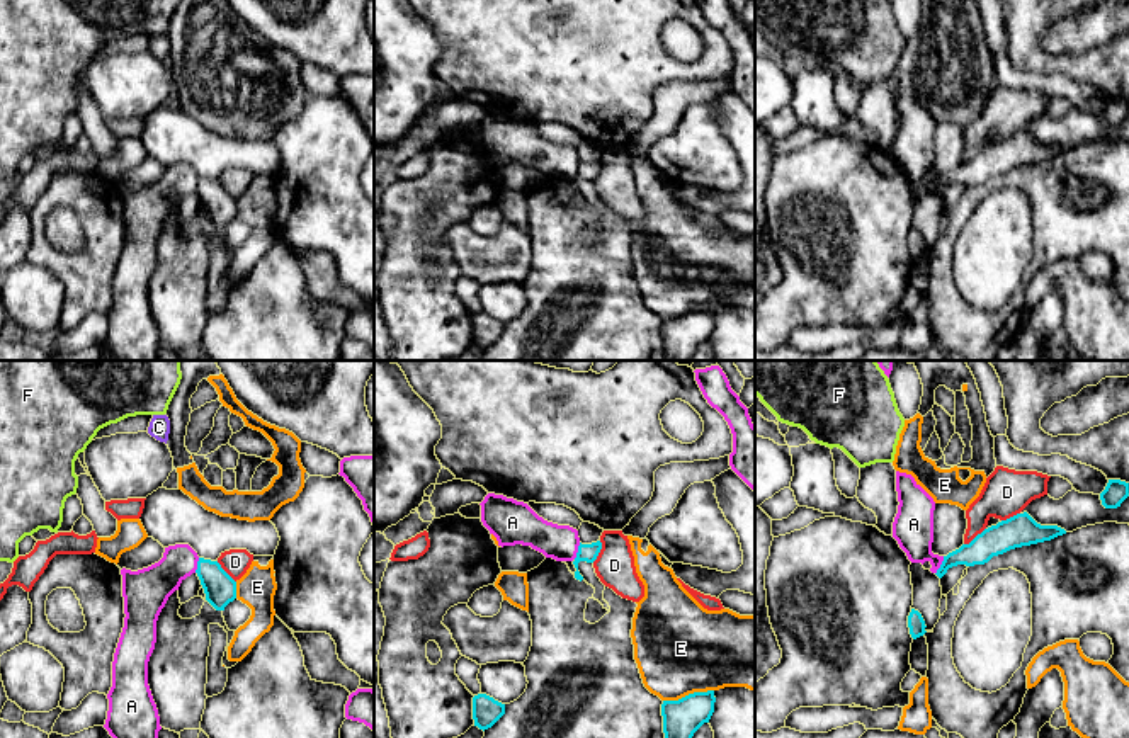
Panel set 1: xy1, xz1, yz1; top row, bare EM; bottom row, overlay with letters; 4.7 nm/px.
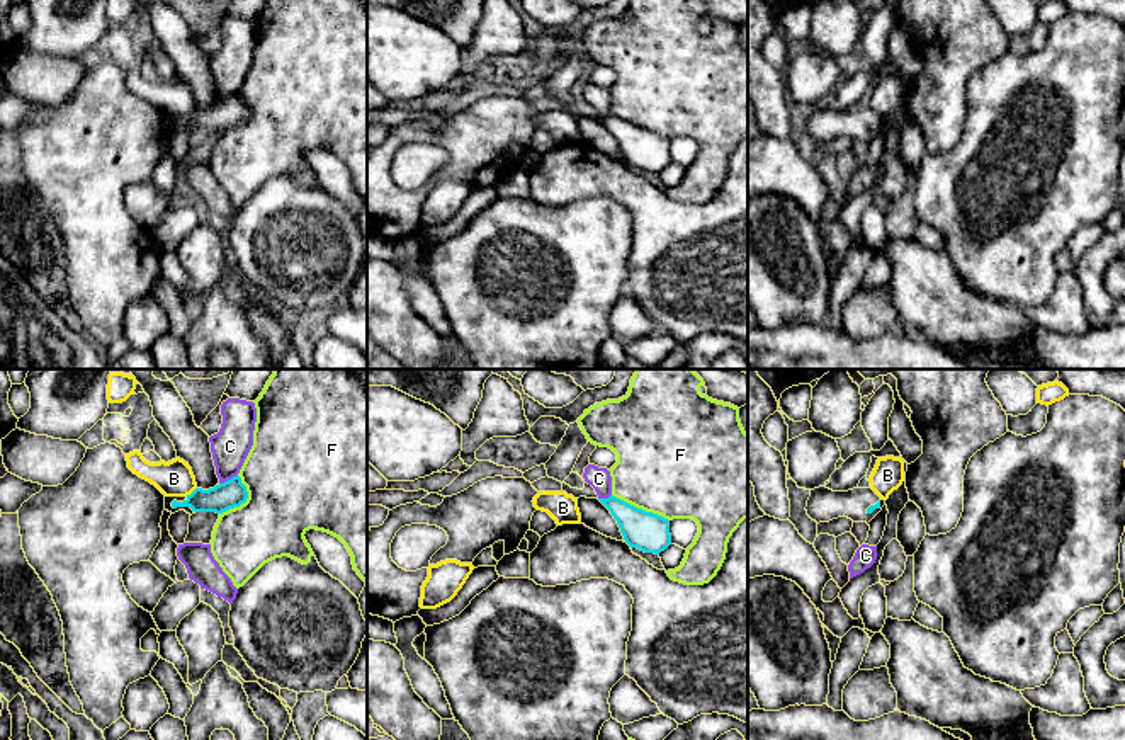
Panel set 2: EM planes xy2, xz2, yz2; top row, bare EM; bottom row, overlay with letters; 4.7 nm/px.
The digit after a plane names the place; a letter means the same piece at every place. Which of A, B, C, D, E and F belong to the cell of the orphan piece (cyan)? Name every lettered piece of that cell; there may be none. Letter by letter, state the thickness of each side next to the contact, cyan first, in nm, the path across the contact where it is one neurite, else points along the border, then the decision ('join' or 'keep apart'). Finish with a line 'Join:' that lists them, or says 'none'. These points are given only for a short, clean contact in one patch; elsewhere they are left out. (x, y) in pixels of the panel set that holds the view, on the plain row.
A: 130/190 nm | along yz1 (944, 175), (936, 193) | keep apart
B: 130/170 nm | along xy2 (196, 106), (186, 114) | keep apart
C: 130/180 nm | along xy2 (237, 92), (220, 102) | keep apart
D: 90/190 nm | keep apart
E: 180/440 nm | keep apart
F: 190/480 nm | keep apart
Join: none

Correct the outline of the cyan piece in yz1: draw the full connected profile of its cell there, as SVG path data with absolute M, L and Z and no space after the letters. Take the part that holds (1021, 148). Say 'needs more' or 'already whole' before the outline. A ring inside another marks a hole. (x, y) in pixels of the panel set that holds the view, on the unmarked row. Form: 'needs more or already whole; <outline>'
already whole; M1027 131L1017 133L984 148L969 163L962 163L959 168L944 175L935 194L942 197L949 187L957 184L984 184L993 175L1003 173L1010 168L1051 160L1063 153L1066 153L1064 148L1058 145L1041 145Z

